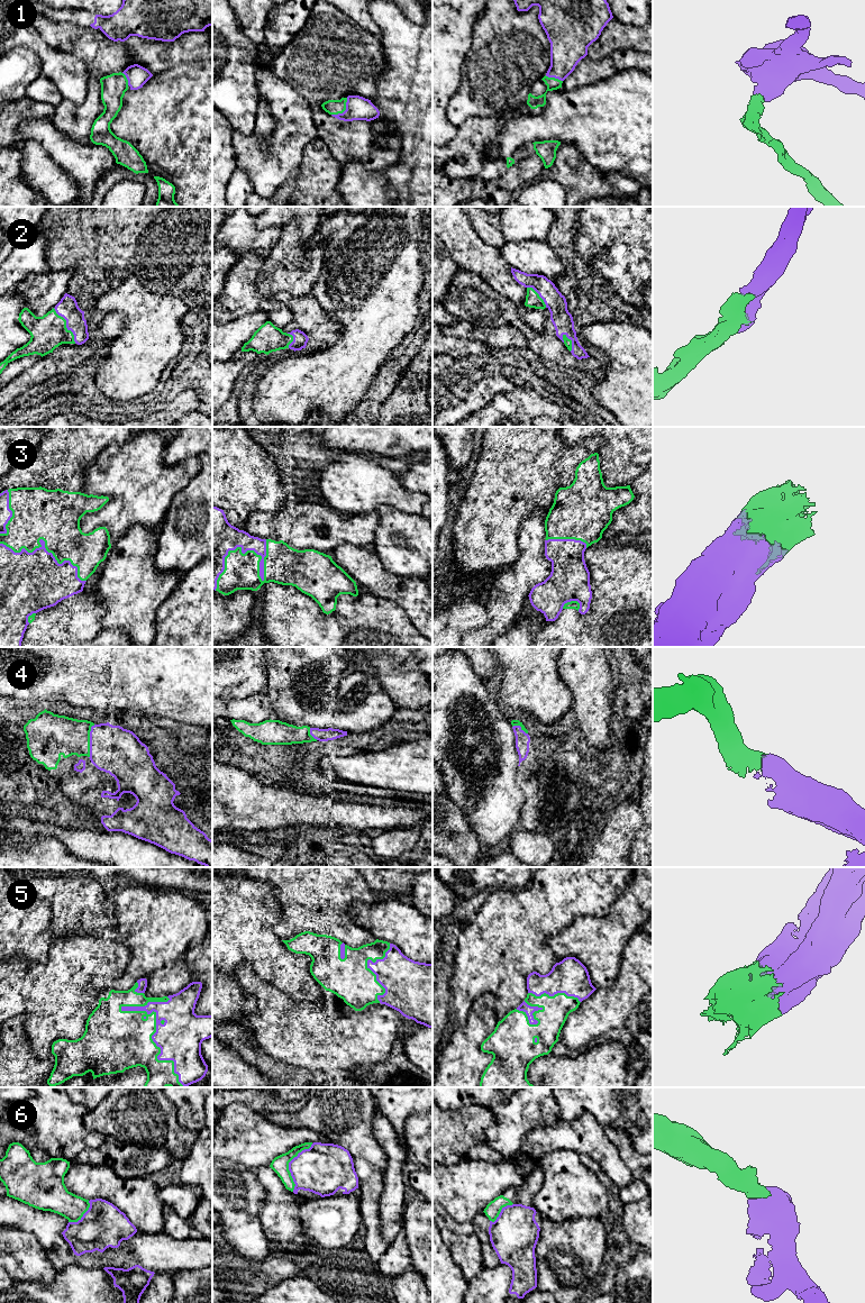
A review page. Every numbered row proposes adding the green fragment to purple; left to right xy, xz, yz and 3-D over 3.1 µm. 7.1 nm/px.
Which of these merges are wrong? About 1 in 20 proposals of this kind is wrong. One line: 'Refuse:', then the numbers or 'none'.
Refuse: none

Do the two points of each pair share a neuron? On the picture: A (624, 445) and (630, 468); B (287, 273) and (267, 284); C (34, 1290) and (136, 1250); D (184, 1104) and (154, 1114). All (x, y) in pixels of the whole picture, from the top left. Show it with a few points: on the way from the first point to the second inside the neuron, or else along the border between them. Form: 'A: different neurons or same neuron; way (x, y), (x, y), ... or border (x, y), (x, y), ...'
A: same neuron; way (625, 450), (625, 463)
B: same neuron; way (282, 278), (272, 284)
C: different neurons; border (63, 1268), (80, 1265), (102, 1269)
D: different neurons; border (167, 1099), (174, 1106), (176, 1121), (190, 1130)

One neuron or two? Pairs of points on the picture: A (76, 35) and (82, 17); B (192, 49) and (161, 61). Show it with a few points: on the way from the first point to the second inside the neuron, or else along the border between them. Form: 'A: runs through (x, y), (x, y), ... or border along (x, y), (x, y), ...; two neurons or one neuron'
A: border along (53, 19), (75, 23), (97, 29); two neurons
B: runs through (184, 49), (169, 54); one neuron

